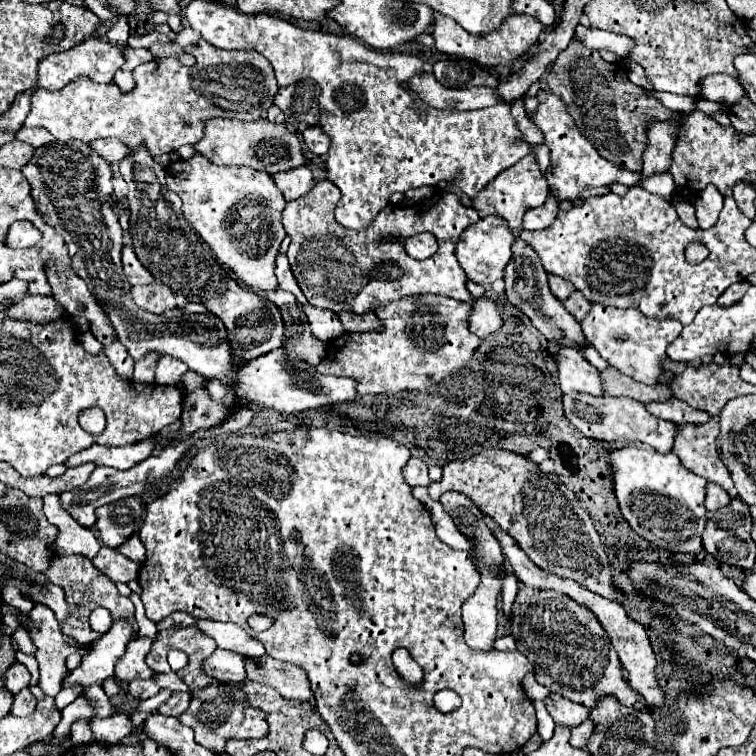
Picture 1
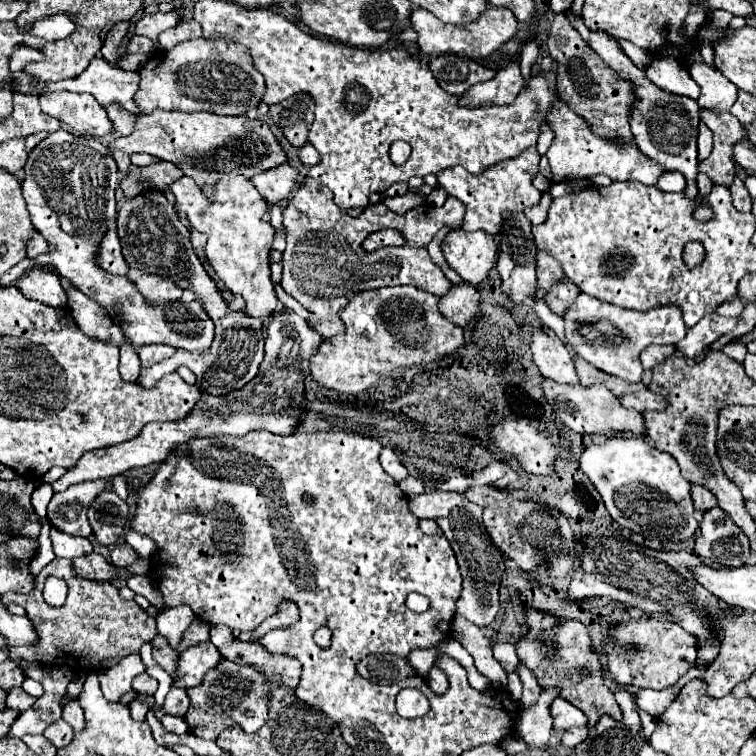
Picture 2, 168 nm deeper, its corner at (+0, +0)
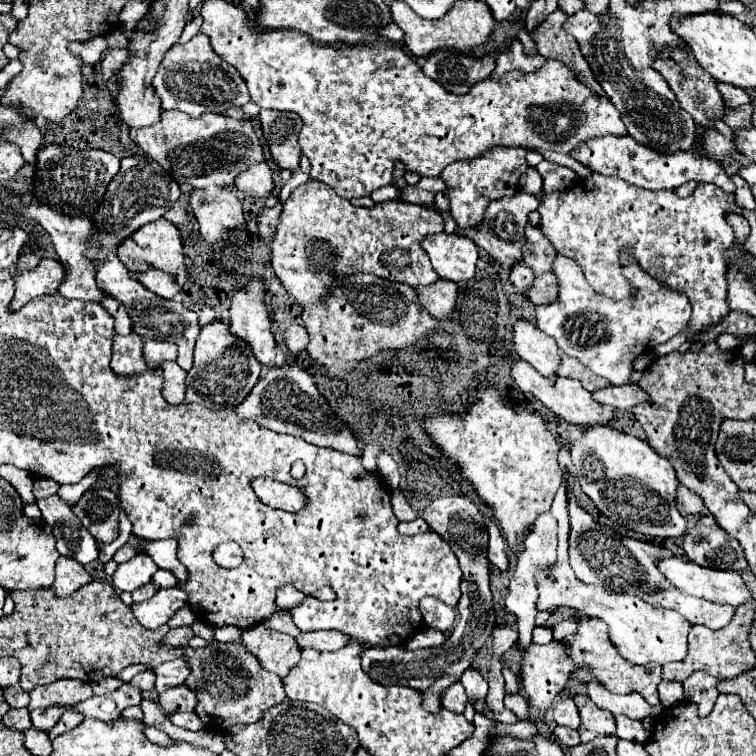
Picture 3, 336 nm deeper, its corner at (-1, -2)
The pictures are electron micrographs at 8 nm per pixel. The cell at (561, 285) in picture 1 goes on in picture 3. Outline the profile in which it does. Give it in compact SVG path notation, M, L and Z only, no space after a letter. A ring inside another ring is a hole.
M530 226L526 230L524 262L534 270L534 274L546 274L552 270L552 260L556 260L554 246L538 232L538 228Z

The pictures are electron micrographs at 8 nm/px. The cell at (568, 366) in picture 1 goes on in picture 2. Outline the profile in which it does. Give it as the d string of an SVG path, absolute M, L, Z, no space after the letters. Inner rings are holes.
M533 330L531 354L539 372L559 384L577 384L573 356L557 336L549 336L543 330Z

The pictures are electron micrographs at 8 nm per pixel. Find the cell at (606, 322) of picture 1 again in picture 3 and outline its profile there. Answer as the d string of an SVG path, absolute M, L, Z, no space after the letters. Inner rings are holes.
M626 250L622 252L622 262L626 264L626 278L630 278L630 282L638 288L634 302L616 302L604 298L602 294L594 294L578 264L566 256L556 256L554 274L560 280L558 302L536 306L538 328L552 336L564 354L578 358L594 374L610 380L612 384L630 384L634 360L686 330L692 314L686 296L680 292L670 292L646 276L646 272L638 268L636 260Z

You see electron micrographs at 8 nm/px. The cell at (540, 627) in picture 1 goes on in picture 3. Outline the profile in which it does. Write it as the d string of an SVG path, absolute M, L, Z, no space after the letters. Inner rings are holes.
M576 694L572 696L578 710L582 712L582 726L578 728L582 742L590 742L600 734L614 734L616 732L616 720L608 710L598 708L588 696Z

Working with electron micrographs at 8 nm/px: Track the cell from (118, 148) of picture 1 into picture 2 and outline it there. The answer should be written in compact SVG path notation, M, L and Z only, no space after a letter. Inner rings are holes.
M153 110L137 118L135 130L129 136L115 138L109 148L125 154L147 152L159 160L181 166L183 176L195 178L195 168L207 172L235 172L253 178L259 172L287 162L283 148L263 120L249 120L241 116L217 116L209 112L167 112Z

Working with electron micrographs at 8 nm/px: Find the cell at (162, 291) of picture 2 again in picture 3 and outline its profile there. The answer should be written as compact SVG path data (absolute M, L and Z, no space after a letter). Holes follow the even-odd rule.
M148 270L138 274L138 280L156 296L160 298L174 298L182 288L176 282L176 278L172 274L166 274L162 270Z

